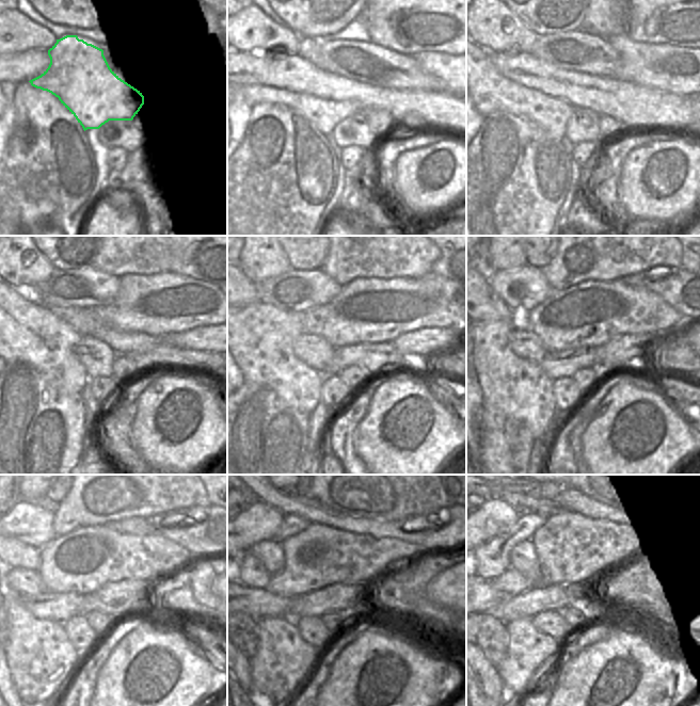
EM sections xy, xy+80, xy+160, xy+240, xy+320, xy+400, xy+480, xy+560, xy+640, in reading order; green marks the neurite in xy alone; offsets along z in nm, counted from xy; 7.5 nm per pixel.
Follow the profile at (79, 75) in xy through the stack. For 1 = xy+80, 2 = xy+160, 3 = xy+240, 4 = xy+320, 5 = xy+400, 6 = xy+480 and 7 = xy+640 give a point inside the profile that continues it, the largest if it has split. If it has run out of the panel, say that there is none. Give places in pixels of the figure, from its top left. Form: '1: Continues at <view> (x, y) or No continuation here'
1: Continues at xy+80 (324, 114)
2: Continues at xy+160 (490, 91)
3: Continues at xy+240 (19, 329)
4: Continues at xy+320 (259, 336)
5: Continues at xy+400 (518, 397)
6: Continues at xy+480 (44, 655)
7: Continues at xy+640 (528, 652)

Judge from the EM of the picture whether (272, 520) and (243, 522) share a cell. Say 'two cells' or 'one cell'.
one cell

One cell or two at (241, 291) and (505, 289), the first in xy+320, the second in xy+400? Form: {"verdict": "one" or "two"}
{"verdict": "two"}

